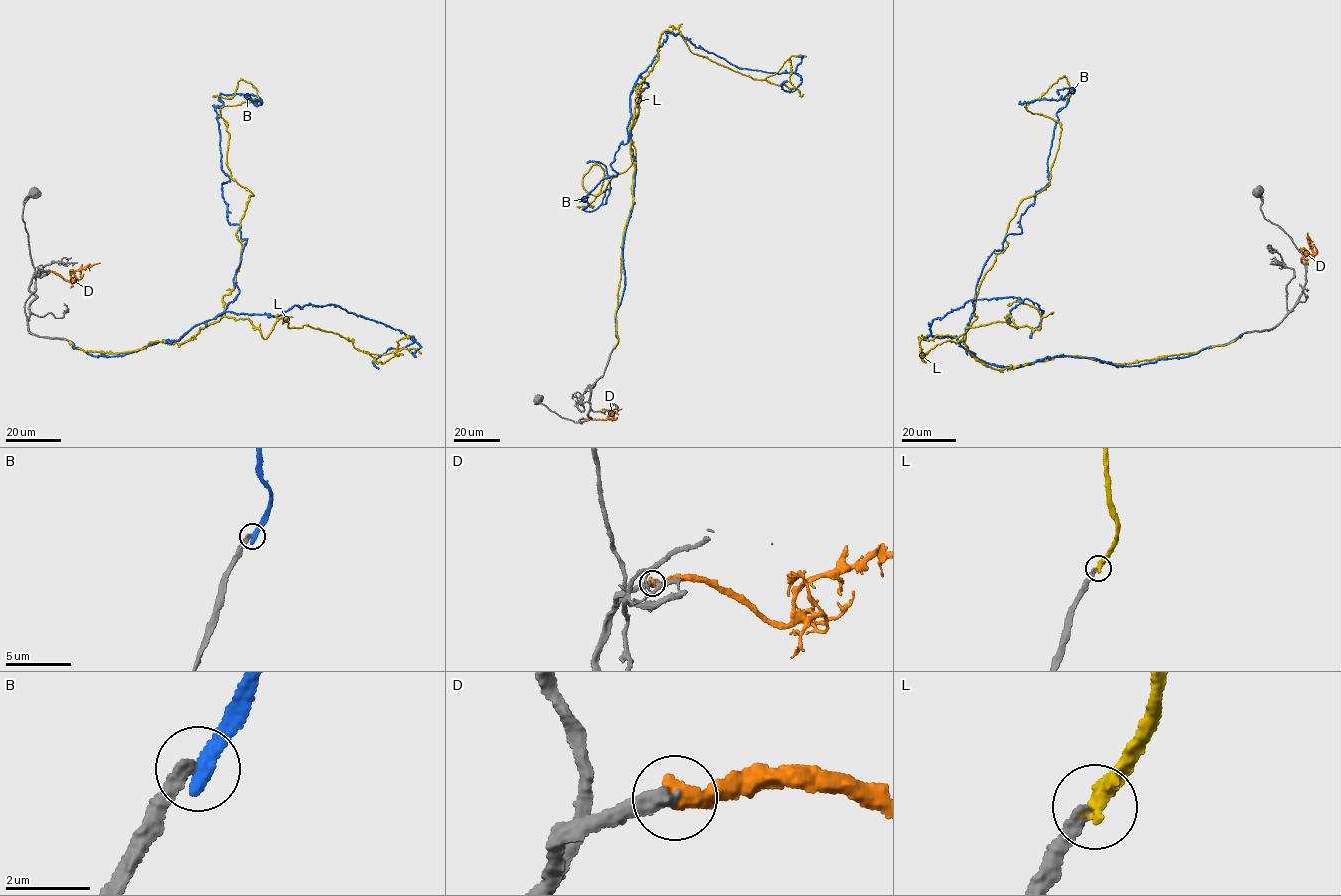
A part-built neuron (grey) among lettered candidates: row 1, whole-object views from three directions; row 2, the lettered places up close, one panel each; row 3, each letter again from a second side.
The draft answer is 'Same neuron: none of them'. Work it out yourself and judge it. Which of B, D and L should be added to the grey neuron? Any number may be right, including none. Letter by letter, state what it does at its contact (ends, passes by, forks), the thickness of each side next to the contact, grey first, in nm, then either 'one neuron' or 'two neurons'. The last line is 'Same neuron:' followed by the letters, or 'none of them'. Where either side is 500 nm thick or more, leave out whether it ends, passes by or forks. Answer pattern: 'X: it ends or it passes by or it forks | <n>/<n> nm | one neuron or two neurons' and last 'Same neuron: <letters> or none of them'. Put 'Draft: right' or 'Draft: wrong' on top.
Draft: wrong
B: it ends | 320/400 nm | two neurons
D: it ends | 360/480 nm | two neurons
L: it passes by | 280/320 nm | one neuron
Same neuron: L

